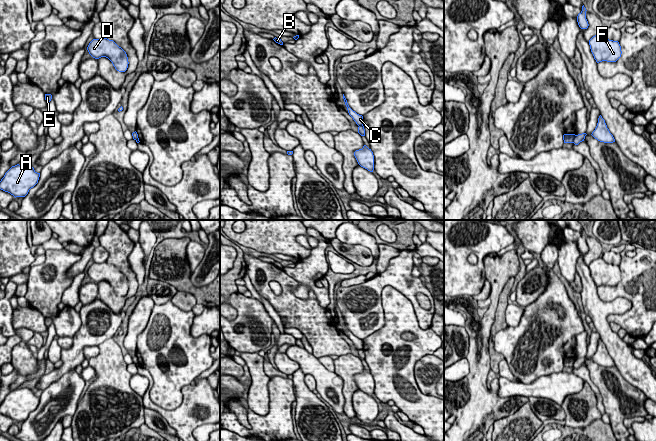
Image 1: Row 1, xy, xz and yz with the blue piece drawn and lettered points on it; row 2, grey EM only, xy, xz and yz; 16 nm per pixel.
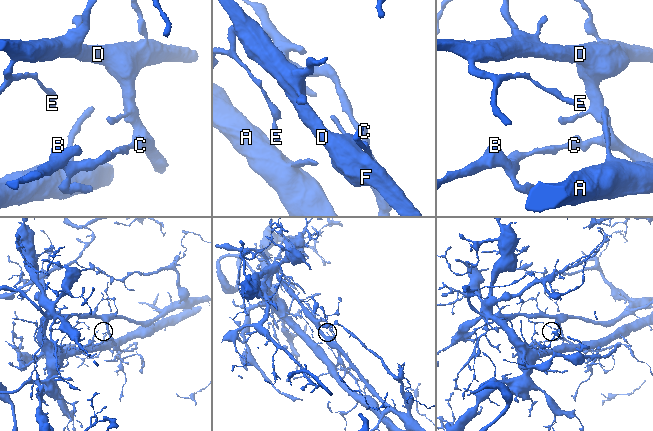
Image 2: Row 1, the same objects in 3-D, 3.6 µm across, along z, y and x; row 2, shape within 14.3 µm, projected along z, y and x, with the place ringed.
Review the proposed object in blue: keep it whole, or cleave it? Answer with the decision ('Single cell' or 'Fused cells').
Fused cells

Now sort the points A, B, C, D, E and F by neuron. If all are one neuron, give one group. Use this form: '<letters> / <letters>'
A B C / D E F

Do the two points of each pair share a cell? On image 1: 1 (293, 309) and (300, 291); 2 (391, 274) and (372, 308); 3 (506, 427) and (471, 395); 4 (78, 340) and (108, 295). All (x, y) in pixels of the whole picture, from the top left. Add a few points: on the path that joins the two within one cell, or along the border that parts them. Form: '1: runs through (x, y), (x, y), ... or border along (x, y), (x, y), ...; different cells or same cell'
1: border along (289, 275), (320, 306); different cells
2: runs through (382, 282), (372, 292), (372, 299); same cell
3: border along (518, 408), (513, 413), (497, 419), (492, 424); different cells
4: border along (99, 297), (119, 315); different cells

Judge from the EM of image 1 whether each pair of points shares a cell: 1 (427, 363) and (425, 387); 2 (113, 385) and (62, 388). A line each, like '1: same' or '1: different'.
1: same
2: different

